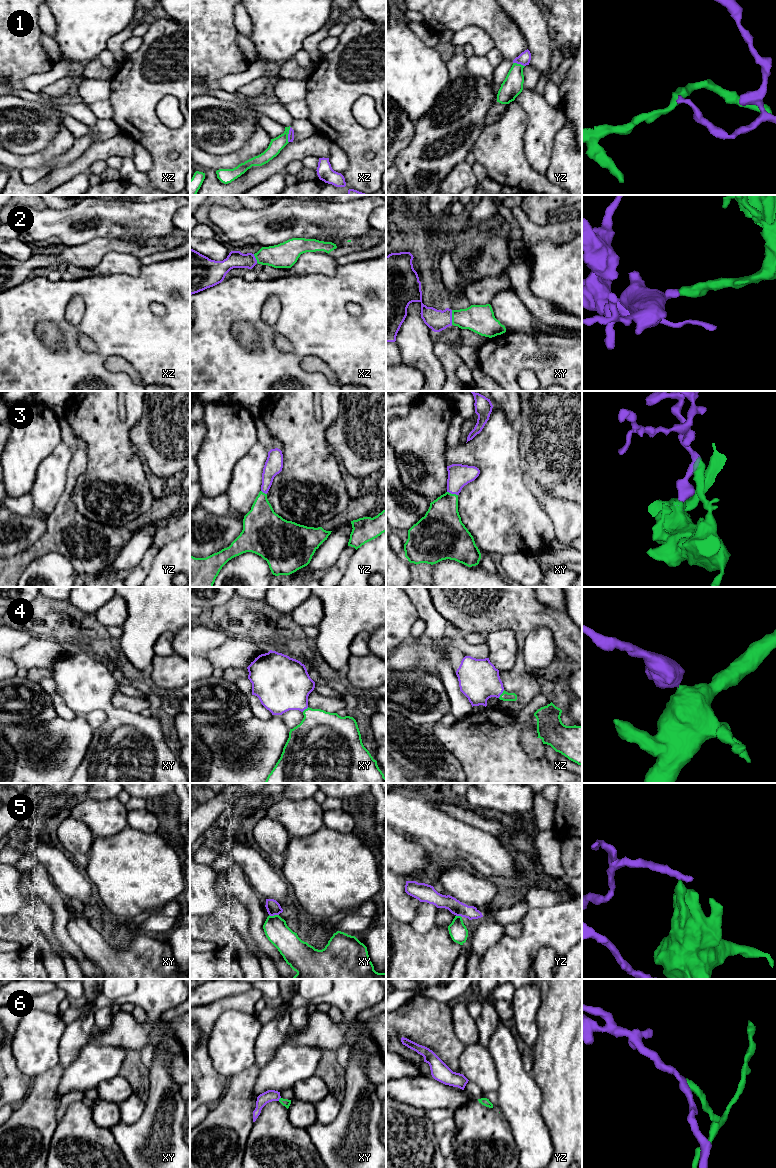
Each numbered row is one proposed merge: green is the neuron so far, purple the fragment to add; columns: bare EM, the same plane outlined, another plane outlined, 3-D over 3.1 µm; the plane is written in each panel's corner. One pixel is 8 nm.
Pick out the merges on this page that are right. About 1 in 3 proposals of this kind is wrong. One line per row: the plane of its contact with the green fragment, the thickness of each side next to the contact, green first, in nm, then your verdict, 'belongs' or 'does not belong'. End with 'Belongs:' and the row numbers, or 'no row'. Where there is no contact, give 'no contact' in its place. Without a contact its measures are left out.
1: xz | 110/50 nm | does not belong
2: xy | 220/170 nm | belongs
3: xy | 300/180 nm | belongs
4: xz | 80/320 nm | belongs
5: xy | 200/110 nm | does not belong
6: xy | 60/100 nm | does not belong
Belongs: 2, 3, 4

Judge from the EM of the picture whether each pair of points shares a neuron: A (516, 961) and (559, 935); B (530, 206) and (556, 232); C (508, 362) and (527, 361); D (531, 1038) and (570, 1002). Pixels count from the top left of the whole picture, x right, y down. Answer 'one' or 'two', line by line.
A: one
B: two
C: one
D: two

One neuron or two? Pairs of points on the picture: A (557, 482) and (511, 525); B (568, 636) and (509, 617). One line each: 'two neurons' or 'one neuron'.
A: two neurons
B: one neuron

